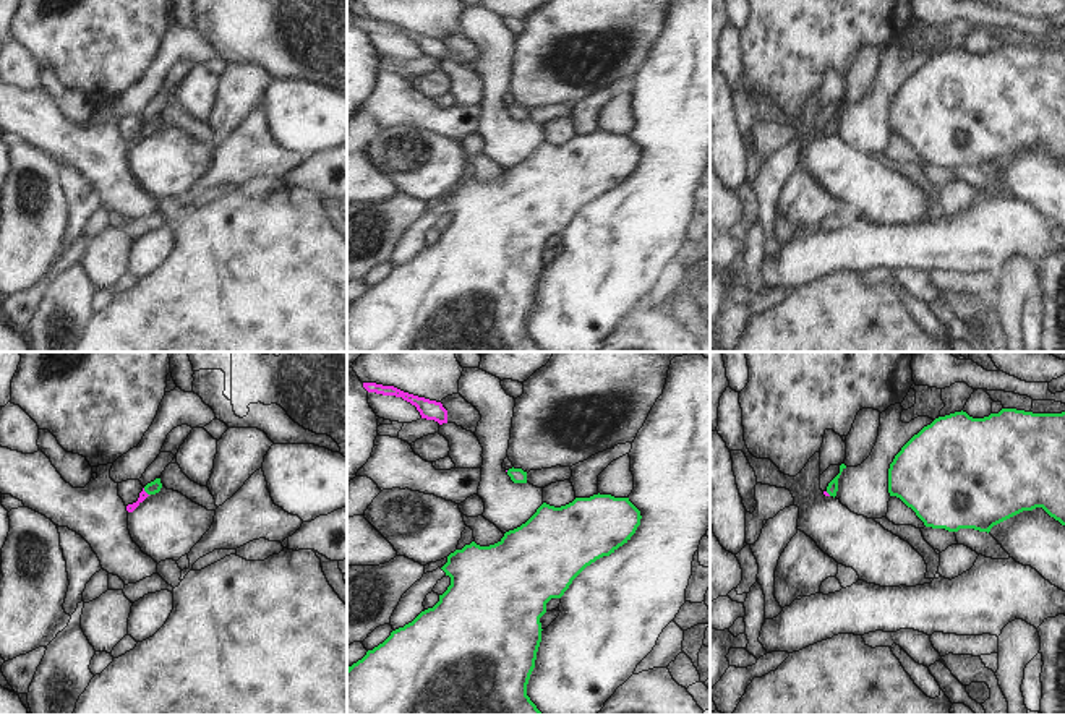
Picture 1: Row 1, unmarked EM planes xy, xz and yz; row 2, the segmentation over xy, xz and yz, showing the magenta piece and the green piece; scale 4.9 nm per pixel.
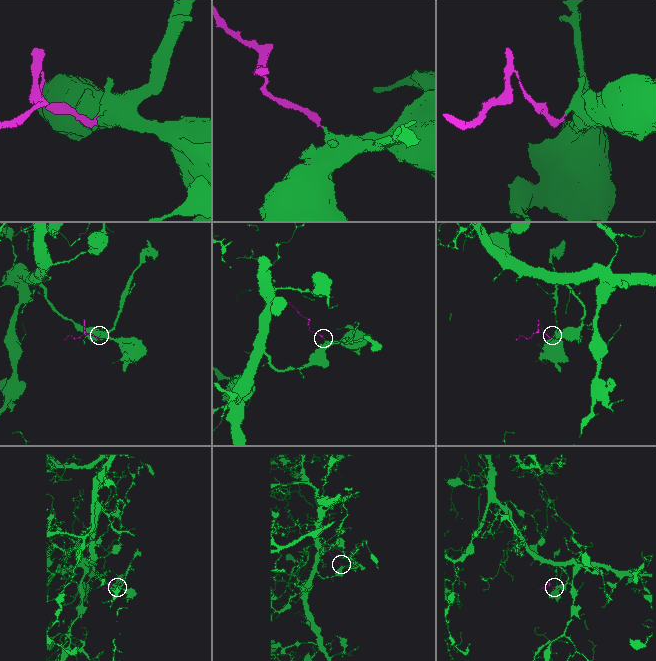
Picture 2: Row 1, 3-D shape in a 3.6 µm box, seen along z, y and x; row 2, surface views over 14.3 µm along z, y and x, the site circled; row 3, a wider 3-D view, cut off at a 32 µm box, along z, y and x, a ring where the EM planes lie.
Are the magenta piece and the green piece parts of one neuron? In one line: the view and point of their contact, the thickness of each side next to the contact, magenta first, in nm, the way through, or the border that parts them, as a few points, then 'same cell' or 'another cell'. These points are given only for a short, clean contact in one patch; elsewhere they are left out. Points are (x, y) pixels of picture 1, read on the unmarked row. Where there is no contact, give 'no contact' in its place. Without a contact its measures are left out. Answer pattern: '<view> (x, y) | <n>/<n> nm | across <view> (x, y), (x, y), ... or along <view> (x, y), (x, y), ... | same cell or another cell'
xy (145, 128) | 50/70 nm | across xy (143, 132), (145, 128), (154, 124) | same cell

